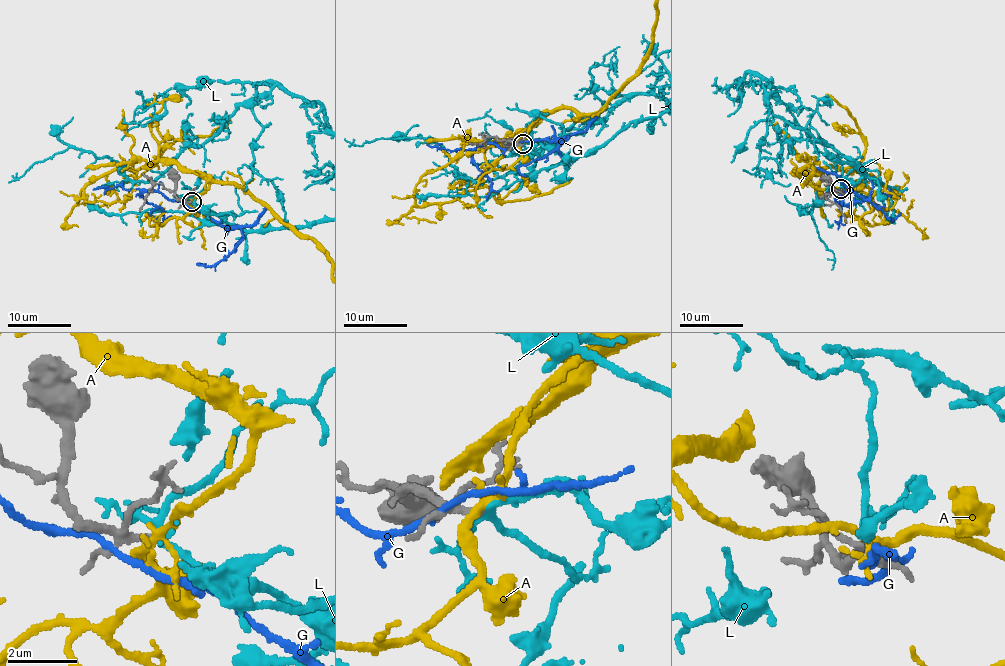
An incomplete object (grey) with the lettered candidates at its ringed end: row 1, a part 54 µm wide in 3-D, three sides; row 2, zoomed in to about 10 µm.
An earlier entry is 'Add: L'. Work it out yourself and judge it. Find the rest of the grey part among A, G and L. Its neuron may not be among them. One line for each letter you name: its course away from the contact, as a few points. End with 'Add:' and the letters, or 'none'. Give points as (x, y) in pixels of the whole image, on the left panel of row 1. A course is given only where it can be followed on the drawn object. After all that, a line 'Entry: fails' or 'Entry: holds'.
Add: L
Entry: holds

